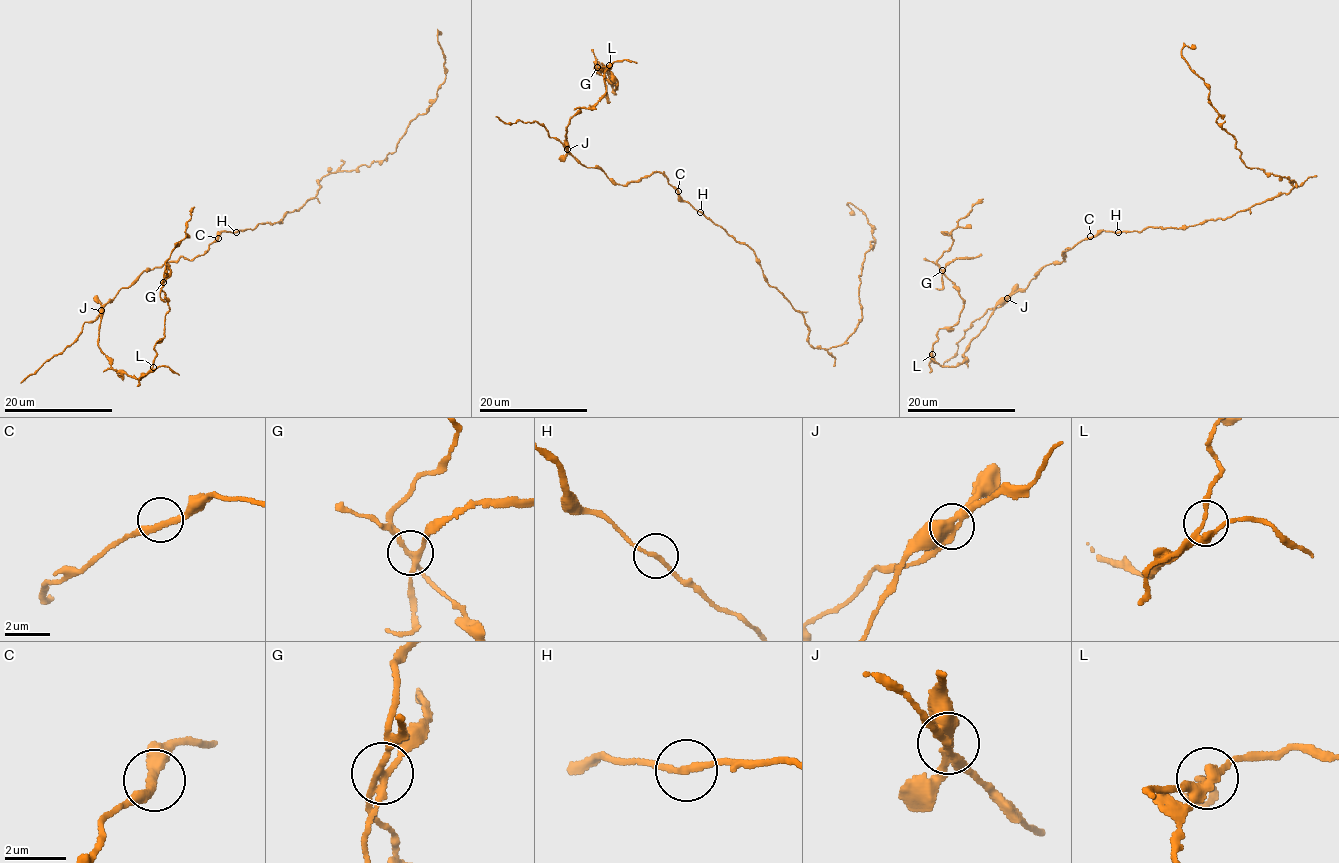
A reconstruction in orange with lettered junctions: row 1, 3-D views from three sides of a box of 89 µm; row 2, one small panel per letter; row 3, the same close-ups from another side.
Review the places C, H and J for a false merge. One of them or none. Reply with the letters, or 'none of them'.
J

